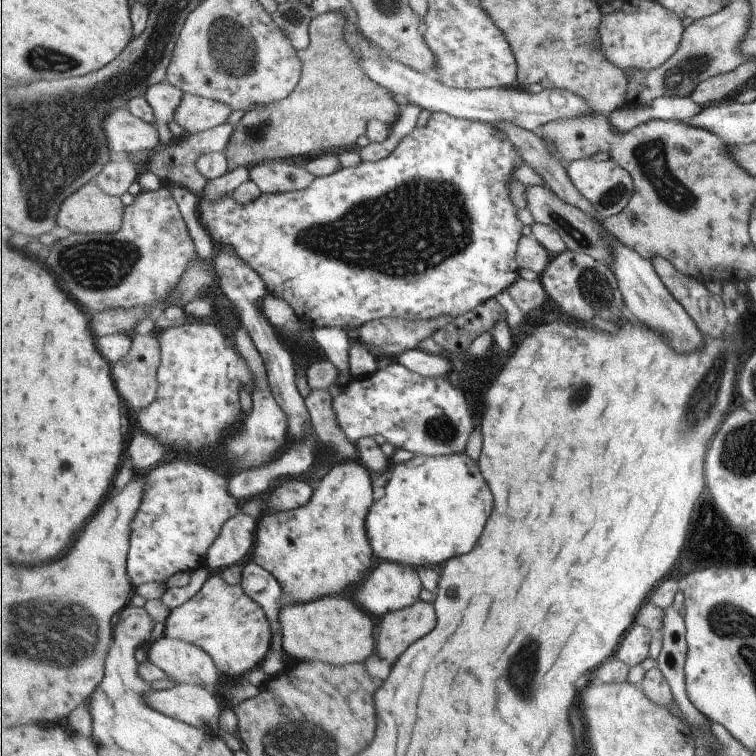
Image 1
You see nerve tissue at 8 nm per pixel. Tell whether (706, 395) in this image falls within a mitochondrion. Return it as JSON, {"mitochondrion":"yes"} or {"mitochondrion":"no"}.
{"mitochondrion":"yes"}

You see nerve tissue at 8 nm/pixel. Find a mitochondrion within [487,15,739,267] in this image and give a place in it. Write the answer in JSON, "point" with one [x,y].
{"point":[649,157]}

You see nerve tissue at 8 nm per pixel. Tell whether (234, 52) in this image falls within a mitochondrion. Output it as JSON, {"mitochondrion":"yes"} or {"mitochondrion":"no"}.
{"mitochondrion":"yes"}

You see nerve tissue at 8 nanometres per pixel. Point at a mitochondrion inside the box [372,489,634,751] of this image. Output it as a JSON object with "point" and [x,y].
{"point":[524,666]}

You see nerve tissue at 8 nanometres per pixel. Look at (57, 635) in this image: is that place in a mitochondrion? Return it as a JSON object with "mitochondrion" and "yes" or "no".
{"mitochondrion":"yes"}

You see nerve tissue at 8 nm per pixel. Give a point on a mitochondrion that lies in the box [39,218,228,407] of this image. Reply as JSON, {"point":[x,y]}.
{"point":[99,265]}

